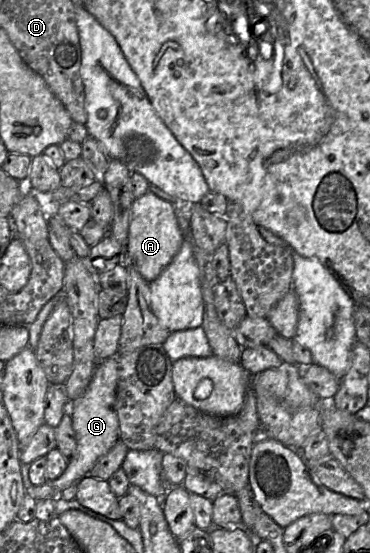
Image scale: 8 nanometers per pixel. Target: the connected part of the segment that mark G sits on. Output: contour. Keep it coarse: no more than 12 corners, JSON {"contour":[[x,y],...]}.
{"contour":[[118,357],[99,361],[70,402],[76,452],[60,477],[26,490],[56,499],[120,439]]}

